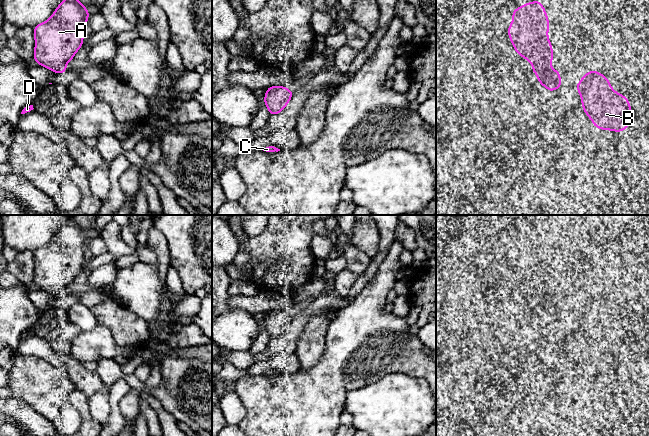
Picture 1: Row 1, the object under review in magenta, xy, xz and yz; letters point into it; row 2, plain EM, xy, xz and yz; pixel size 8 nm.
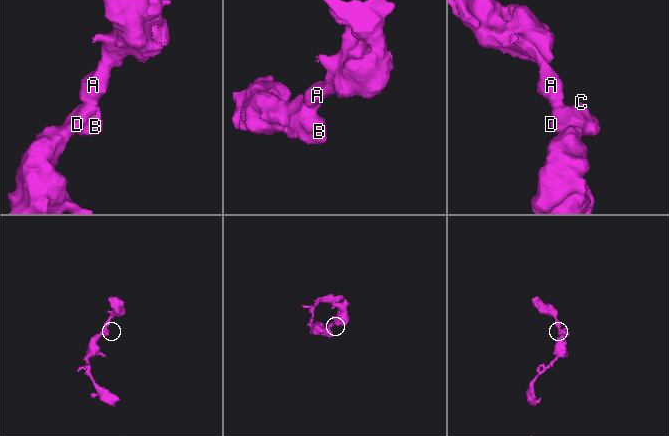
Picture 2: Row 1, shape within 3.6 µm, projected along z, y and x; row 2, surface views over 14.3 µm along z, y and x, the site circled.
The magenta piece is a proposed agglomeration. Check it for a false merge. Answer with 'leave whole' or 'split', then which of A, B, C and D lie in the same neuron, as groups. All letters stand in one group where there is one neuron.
leave whole | A B C D

